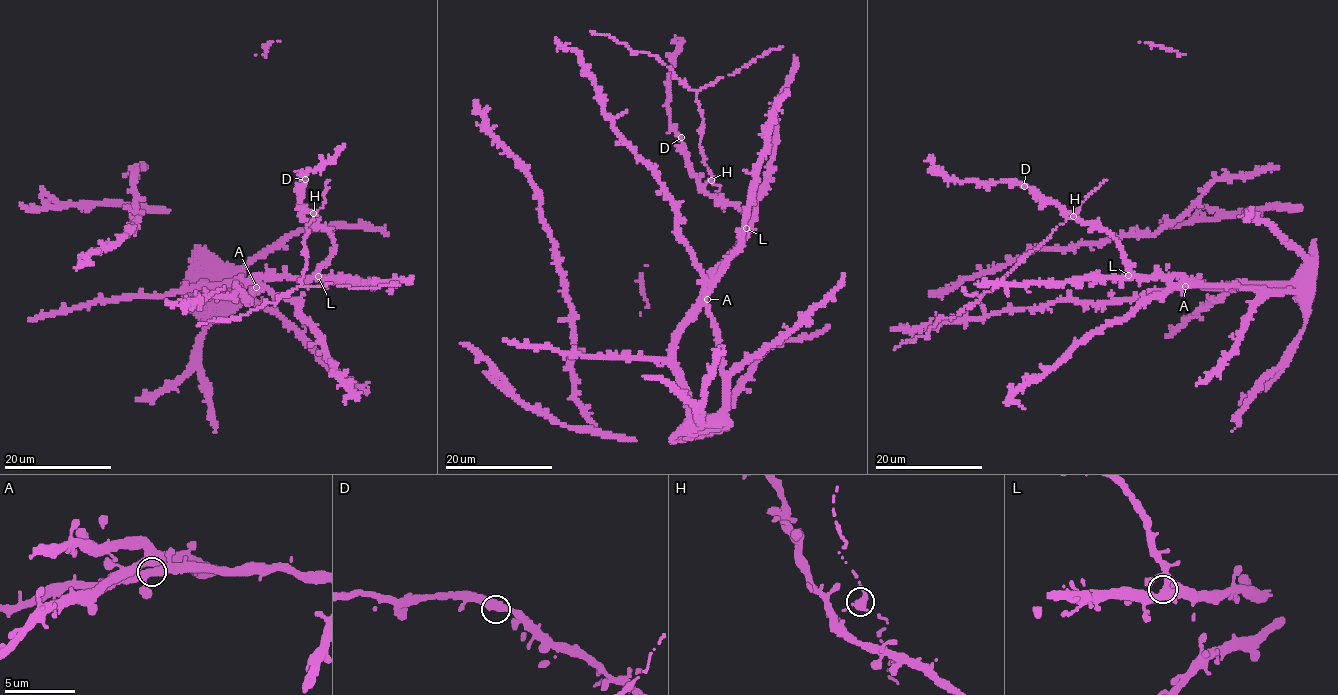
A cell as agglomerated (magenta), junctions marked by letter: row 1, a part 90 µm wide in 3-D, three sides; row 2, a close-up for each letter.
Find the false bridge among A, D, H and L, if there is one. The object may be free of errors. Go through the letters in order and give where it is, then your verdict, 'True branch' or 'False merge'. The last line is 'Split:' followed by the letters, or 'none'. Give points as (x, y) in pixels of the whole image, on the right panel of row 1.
A: Place: (1185, 286). True branch
D: Place: (1024, 186). True branch
H: Place: (1073, 216). False merge
L: Place: (1128, 275). True branch
Split: H

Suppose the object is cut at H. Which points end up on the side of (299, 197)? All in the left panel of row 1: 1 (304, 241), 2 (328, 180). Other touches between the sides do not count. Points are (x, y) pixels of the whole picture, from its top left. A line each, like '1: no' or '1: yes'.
1: no
2: no

